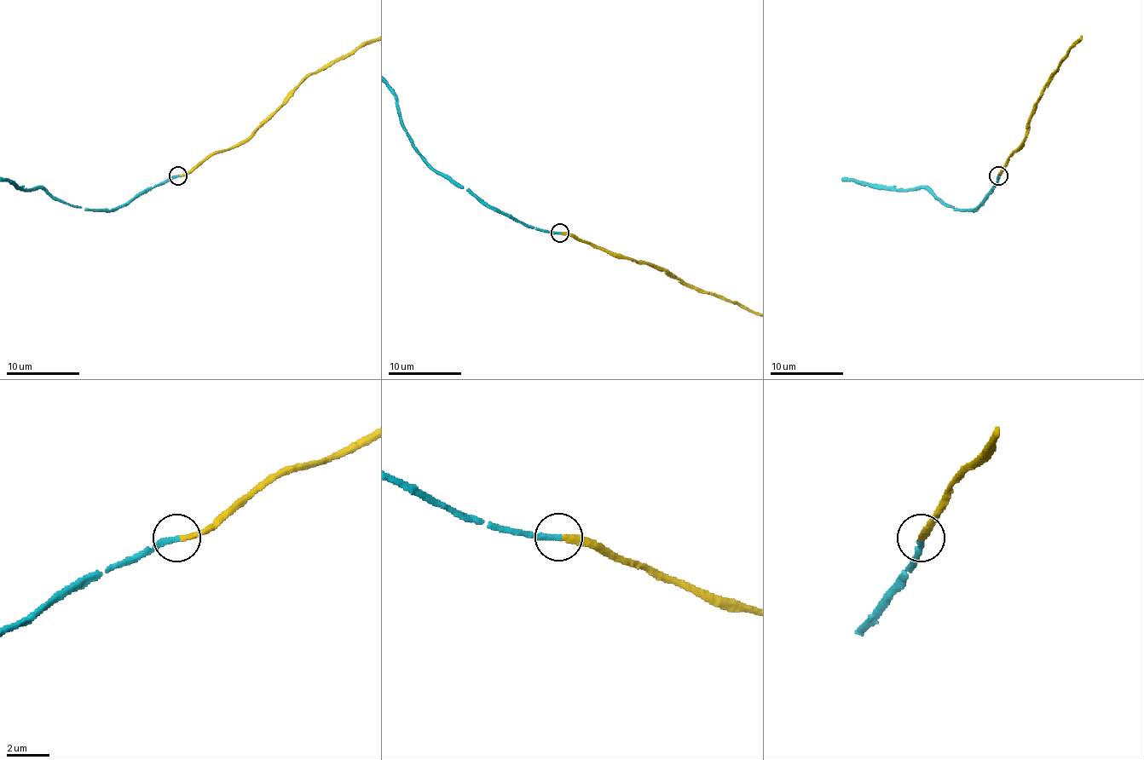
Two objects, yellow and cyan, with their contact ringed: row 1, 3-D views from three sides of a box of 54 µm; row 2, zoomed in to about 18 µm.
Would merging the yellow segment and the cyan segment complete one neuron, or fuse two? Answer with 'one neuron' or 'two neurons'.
one neuron

